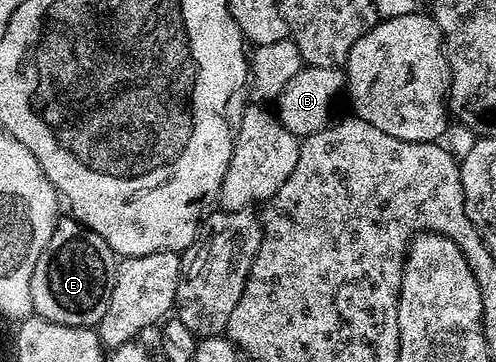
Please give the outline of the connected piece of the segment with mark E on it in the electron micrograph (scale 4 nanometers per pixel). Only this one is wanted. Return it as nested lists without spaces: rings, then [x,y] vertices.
[[[72,216],[62,217],[58,221],[57,227],[51,232],[51,240],[47,240],[47,248],[43,248],[43,256],[39,256],[39,261],[35,263],[35,272],[31,272],[31,304],[33,305],[33,314],[38,318],[45,318],[55,324],[64,326],[83,326],[86,328],[96,327],[97,323],[103,320],[103,312],[107,312],[107,300],[111,300],[111,288],[113,287],[113,271],[115,269],[115,255],[107,240],[91,230],[89,225],[84,222],[78,222]]]

